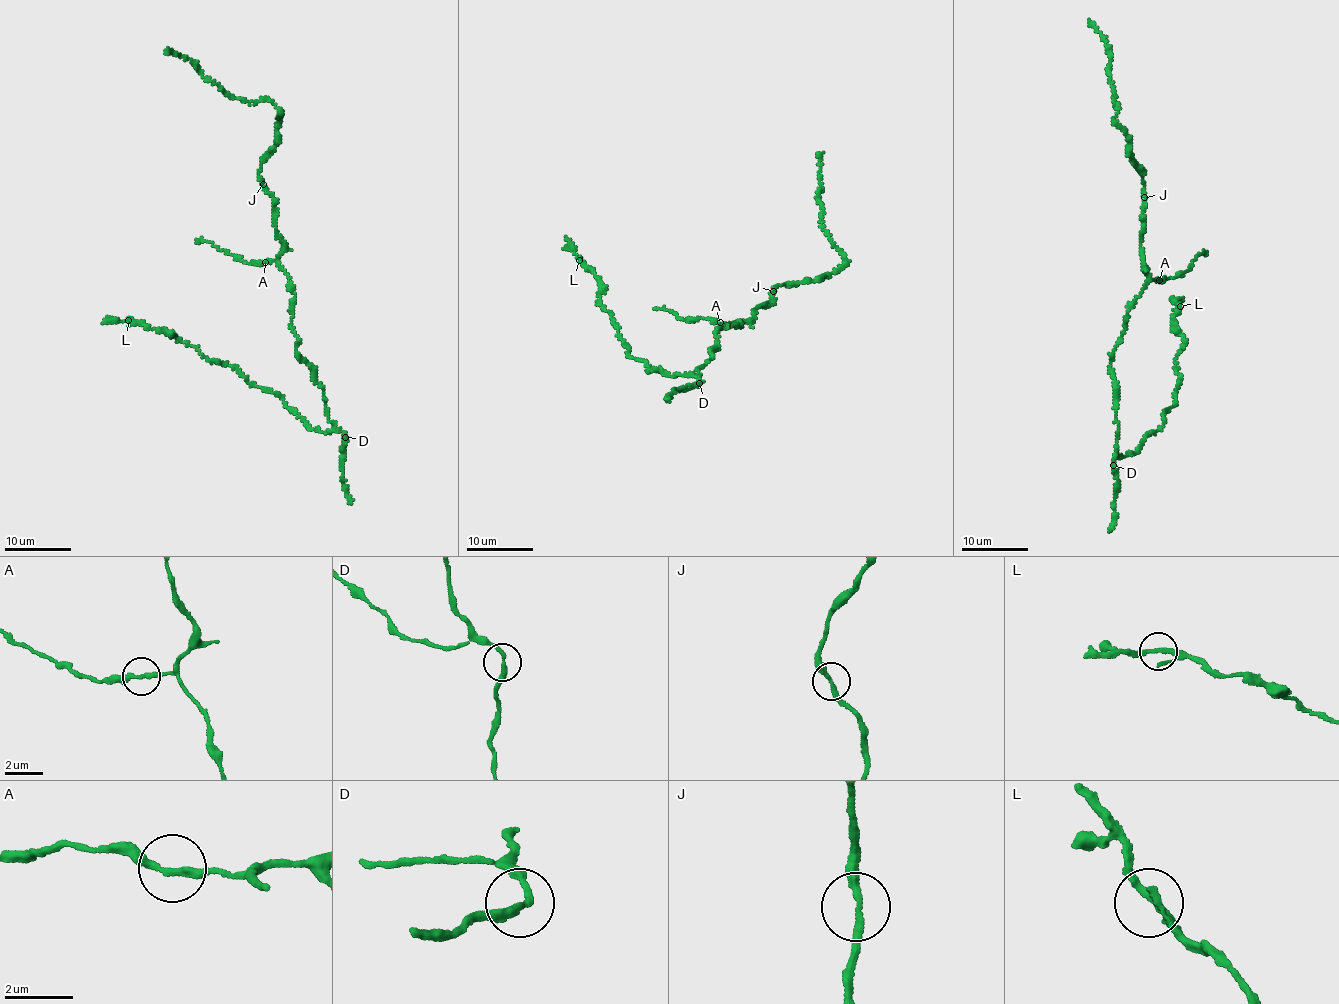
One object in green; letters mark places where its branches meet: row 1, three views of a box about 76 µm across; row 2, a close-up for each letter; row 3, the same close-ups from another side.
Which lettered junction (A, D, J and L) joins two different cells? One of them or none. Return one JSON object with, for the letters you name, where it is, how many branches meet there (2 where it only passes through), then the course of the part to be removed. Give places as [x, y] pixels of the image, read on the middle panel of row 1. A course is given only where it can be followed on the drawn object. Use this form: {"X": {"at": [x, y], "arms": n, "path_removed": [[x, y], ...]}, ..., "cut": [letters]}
{"cut": []}

